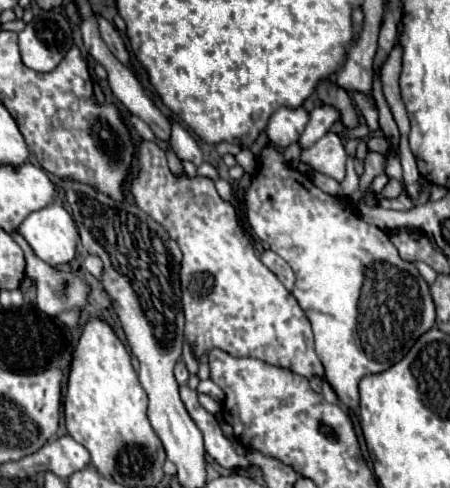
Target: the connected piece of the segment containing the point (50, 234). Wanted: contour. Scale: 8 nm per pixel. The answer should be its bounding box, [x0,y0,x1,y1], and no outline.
[18,203,80,265]

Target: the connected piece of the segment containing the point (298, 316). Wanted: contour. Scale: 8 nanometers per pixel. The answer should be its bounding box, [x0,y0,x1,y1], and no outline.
[130,141,324,375]

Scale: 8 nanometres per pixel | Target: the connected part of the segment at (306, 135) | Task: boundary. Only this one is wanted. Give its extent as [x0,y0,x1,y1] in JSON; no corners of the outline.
[298,105,340,149]

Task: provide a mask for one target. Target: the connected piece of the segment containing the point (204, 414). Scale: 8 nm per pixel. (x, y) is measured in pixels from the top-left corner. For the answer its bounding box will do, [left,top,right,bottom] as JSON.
[180,385,250,469]

